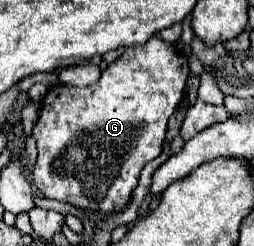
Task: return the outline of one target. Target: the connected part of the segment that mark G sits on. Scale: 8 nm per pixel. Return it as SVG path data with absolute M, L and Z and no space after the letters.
M153 35L143 45L129 47L115 63L111 63L101 79L89 87L55 85L49 89L41 105L39 121L33 127L37 141L37 163L33 167L35 187L49 199L71 203L93 211L121 211L131 199L139 183L141 169L163 151L167 121L183 99L183 89L189 77L189 61L173 45Z

